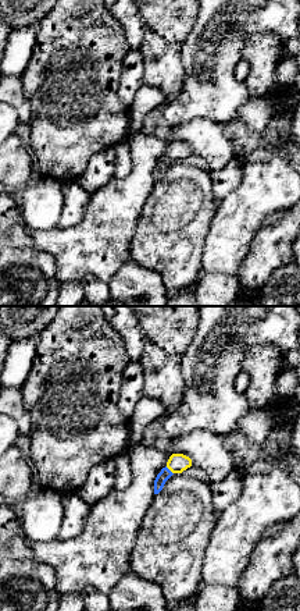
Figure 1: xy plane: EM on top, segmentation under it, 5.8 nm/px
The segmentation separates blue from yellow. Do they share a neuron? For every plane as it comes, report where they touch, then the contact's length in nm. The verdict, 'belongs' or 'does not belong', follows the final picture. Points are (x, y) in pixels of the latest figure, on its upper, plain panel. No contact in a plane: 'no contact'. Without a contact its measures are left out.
meets blue at (170, 159); contact 60 nm long

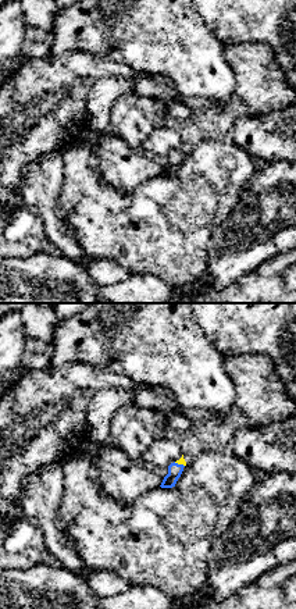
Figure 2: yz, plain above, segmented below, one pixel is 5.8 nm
meets blue at (179, 153); contact 70 nm long

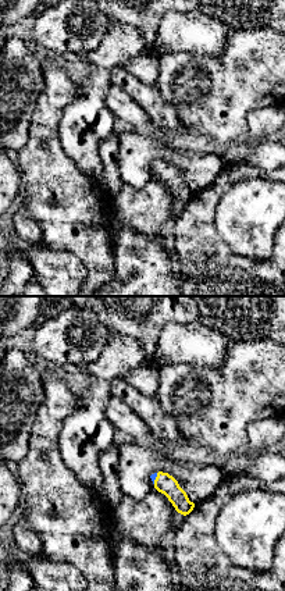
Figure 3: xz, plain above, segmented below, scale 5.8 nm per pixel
meets blue at (155, 167); contact 70 nm long

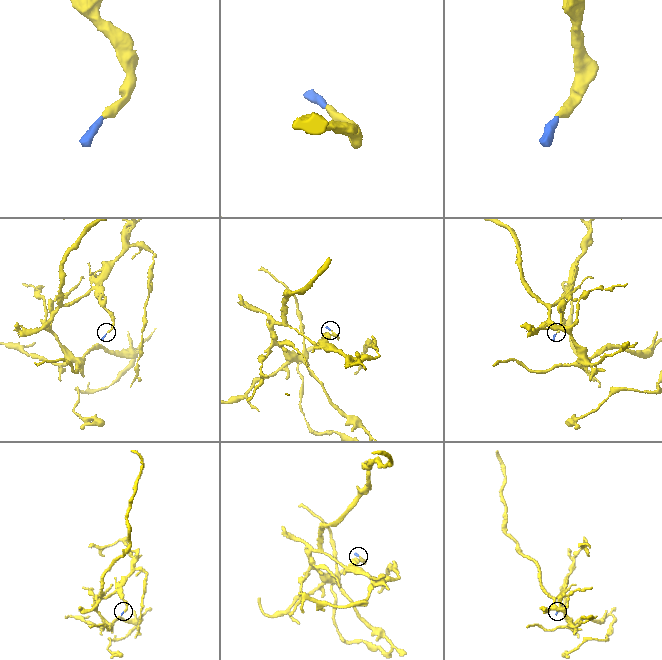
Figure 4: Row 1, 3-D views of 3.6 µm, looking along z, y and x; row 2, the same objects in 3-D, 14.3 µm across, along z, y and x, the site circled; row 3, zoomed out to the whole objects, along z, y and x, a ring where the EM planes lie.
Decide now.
belongs

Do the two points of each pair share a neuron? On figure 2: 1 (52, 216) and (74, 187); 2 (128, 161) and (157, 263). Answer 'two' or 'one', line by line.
1: two
2: two

